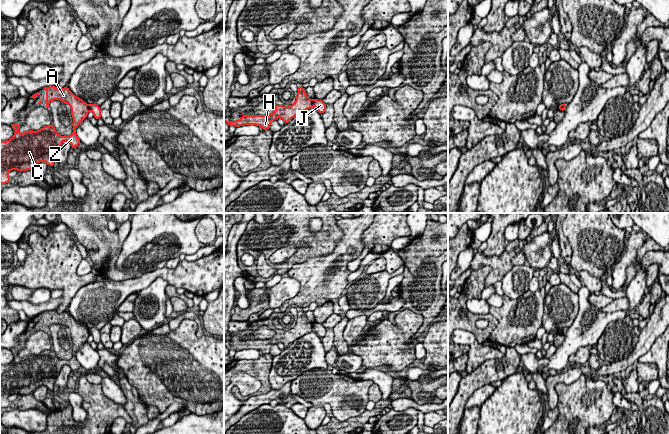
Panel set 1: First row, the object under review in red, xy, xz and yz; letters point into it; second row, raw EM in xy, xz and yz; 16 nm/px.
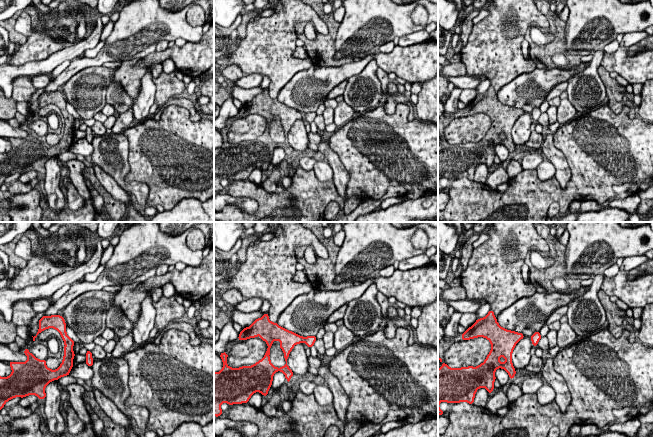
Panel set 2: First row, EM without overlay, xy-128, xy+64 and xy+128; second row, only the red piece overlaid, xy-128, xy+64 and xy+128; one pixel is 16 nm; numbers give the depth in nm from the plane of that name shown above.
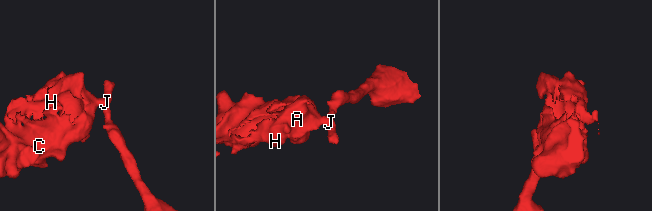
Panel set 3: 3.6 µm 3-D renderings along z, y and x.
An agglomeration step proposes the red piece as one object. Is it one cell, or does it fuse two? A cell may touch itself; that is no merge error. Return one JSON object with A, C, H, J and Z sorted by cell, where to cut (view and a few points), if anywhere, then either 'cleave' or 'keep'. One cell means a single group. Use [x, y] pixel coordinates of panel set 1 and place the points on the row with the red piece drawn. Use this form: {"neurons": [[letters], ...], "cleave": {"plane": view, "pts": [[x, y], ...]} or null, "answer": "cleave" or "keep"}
{"neurons": [["A", "C", "H", "Z"], ["J"]], "cleave": {"plane": "xz", "pts": [[312, 100], [313, 106]]}, "answer": "cleave"}

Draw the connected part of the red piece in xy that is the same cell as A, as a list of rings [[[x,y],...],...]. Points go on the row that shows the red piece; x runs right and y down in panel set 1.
[[[56,86],[44,87],[46,90],[46,107],[52,100],[61,100],[69,104],[73,118],[73,132],[70,136],[61,136],[57,133],[53,123],[44,126],[38,131],[19,132],[20,124],[11,124],[15,129],[11,139],[0,140],[0,184],[10,182],[8,173],[11,170],[19,172],[32,170],[39,162],[46,162],[54,166],[54,160],[63,141],[68,141],[73,149],[81,143],[76,135],[76,128],[87,117],[89,106],[79,97],[75,96],[68,87],[58,89]]]

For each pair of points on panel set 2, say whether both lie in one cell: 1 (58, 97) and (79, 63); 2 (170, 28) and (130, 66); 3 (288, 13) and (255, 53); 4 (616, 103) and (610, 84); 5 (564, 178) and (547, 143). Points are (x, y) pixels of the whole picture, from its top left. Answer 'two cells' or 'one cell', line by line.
1: two cells
2: two cells
3: one cell
4: one cell
5: one cell

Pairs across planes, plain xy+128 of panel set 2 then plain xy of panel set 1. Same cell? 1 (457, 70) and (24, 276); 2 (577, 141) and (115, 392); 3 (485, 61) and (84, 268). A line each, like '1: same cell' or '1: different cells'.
1: different cells
2: different cells
3: different cells

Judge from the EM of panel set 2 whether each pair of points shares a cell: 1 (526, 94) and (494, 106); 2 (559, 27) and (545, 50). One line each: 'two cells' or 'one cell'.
1: one cell
2: one cell

